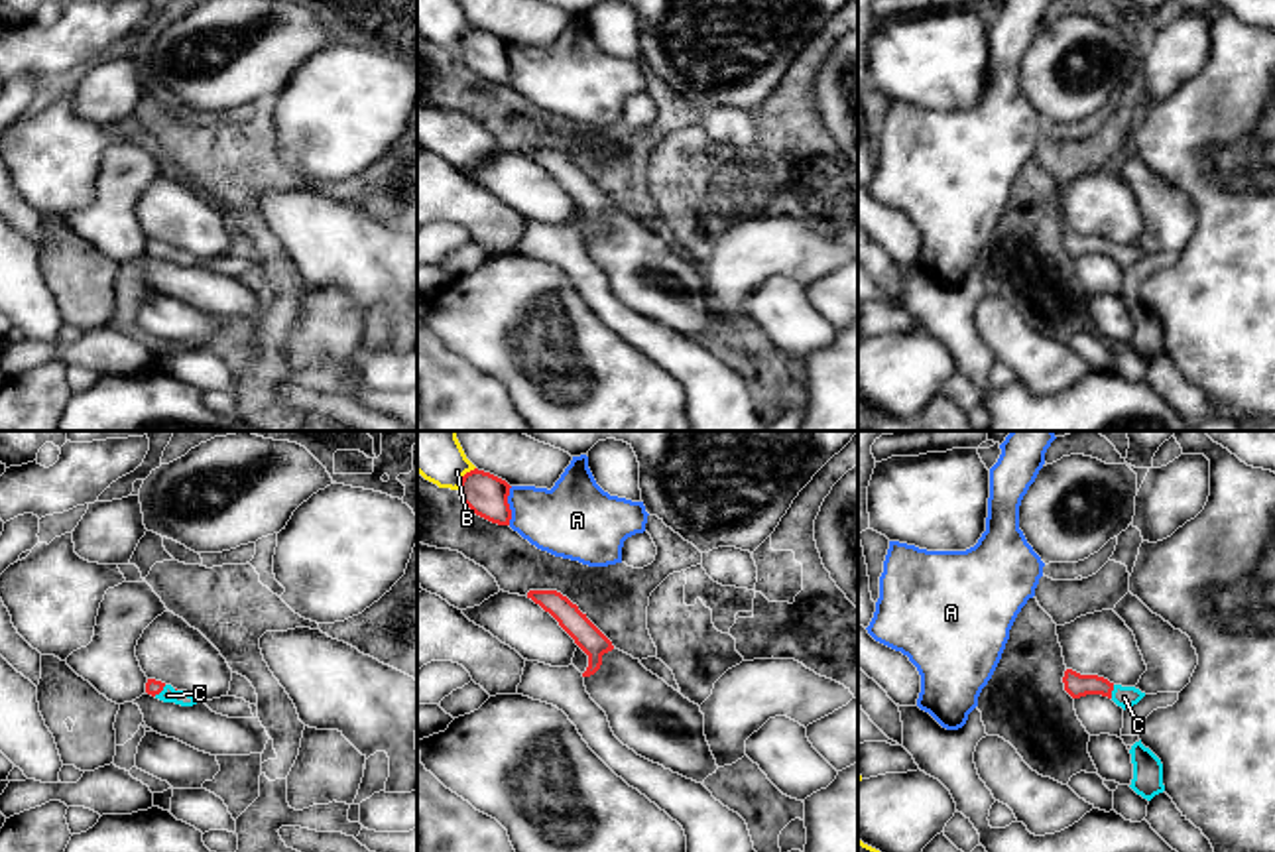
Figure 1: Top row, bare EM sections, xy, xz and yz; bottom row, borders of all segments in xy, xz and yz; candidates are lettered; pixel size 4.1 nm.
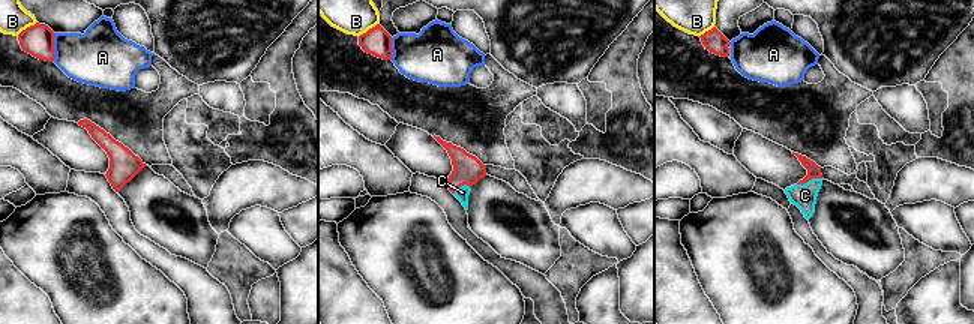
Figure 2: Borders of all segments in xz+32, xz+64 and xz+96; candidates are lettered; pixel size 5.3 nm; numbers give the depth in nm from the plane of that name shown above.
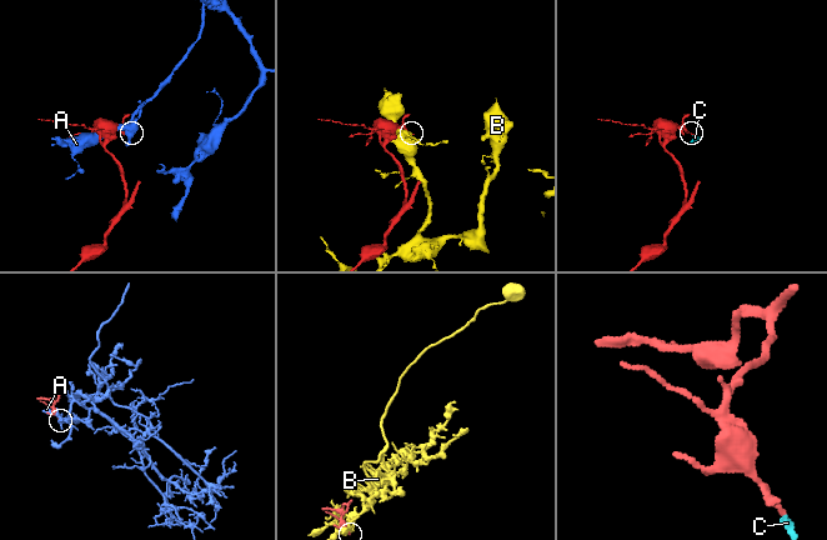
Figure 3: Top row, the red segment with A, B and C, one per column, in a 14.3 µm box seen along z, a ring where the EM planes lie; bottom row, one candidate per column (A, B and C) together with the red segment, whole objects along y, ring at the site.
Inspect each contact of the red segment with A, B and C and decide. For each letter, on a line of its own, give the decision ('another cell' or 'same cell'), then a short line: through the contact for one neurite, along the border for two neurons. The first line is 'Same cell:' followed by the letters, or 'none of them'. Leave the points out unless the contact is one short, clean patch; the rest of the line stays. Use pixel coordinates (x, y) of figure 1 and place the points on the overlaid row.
Same cell: C
A: another cell
B: another cell
C: same cell; line xy (154, 687), (160, 691), (168, 695)

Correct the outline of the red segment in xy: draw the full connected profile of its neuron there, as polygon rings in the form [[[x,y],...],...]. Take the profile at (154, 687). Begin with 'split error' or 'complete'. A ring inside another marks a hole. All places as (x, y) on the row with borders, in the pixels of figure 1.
split error; [[[148,679],[146,693],[163,700],[163,702],[175,702],[175,704],[181,704],[181,706],[193,706],[193,704],[199,702],[187,691],[175,691],[171,685],[165,685],[165,683],[155,681],[155,679]]]

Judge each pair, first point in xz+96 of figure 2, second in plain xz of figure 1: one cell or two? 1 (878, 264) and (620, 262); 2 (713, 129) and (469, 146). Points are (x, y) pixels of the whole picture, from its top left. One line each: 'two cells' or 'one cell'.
1: one cell
2: one cell

